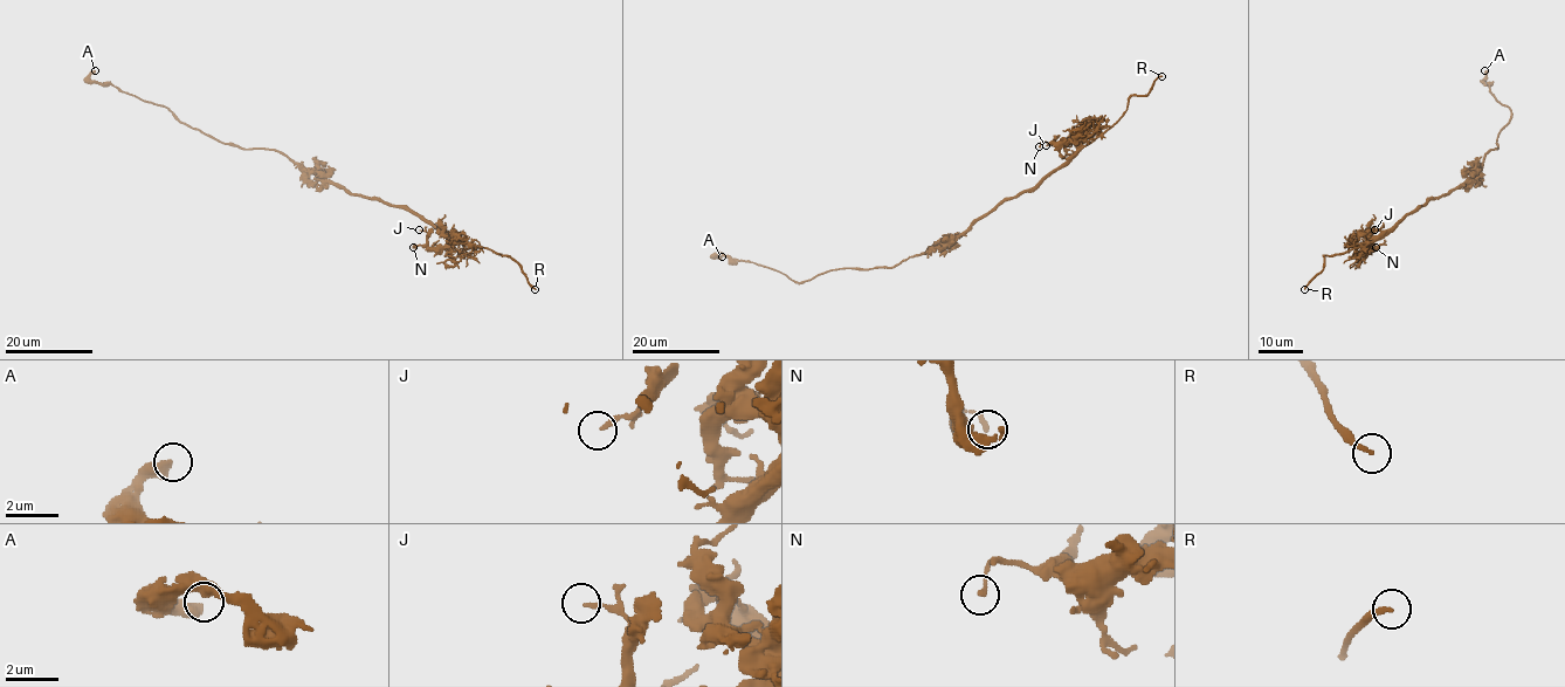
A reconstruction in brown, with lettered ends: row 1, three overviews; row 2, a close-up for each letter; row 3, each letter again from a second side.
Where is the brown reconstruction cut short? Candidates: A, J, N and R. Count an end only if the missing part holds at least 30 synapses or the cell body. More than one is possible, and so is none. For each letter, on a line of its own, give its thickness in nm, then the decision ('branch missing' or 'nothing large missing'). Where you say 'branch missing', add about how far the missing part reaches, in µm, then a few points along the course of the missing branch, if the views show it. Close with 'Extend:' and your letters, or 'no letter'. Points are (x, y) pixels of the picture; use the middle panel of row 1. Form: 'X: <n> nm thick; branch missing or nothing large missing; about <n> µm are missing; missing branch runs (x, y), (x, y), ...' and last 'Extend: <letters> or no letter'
A: 400 nm thick; nothing large missing
J: 170 nm thick; nothing large missing
N: 190 nm thick; nothing large missing
R: 200 nm thick; branch missing; about 30 µm are missing
Extend: R

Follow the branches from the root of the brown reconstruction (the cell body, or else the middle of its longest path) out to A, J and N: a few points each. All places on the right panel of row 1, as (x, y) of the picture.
A: (1468, 180), (1481, 167), (1484, 155), (1497, 149), (1497, 137), (1511, 115), (1483, 81), (1484, 70)
J: (1468, 180), (1410, 212), (1377, 238), (1370, 247), (1370, 233), (1374, 229)
N: (1468, 180), (1410, 212), (1371, 242), (1370, 247), (1371, 244), (1376, 247)

